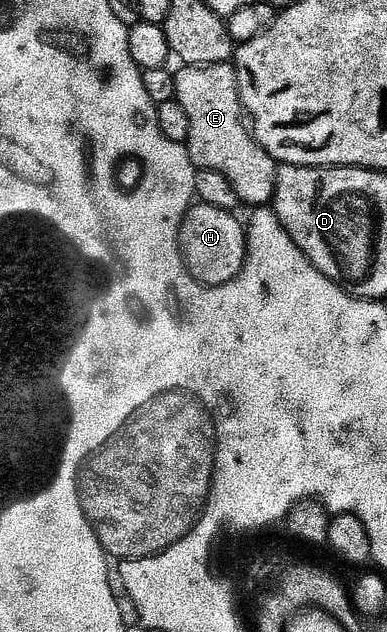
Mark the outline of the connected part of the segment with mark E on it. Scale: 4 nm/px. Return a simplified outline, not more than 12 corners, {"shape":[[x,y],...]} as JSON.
{"shape":[[230,62],[175,73],[195,167],[273,203],[279,163],[242,123]]}

